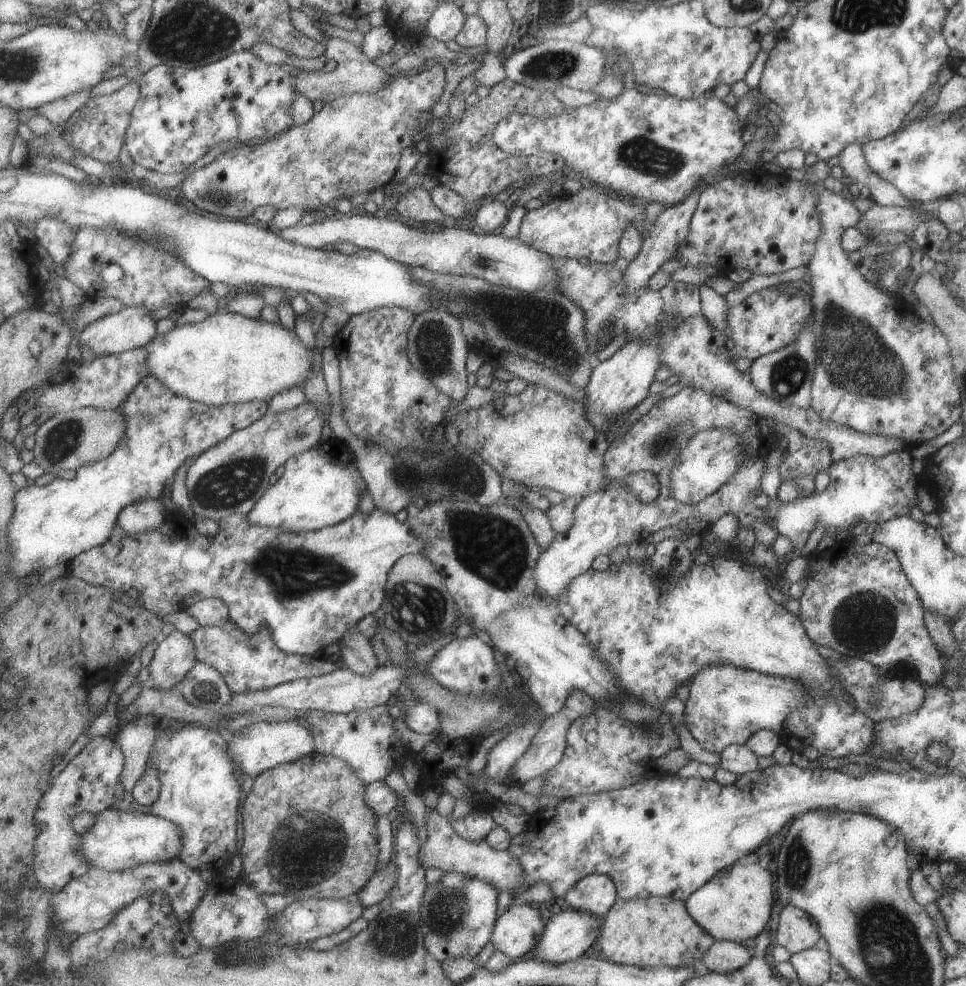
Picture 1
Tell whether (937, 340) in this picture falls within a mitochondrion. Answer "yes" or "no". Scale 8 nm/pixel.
no

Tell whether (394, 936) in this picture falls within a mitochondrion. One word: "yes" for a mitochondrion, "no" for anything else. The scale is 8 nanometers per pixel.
yes

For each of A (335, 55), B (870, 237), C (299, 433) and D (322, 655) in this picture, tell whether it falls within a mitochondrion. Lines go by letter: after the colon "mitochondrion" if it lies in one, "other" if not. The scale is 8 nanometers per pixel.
A: other
B: other
C: mitochondrion
D: other

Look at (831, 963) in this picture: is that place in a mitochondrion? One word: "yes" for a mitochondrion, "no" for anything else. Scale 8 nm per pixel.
no

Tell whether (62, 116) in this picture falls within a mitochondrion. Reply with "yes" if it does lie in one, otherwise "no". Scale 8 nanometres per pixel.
no

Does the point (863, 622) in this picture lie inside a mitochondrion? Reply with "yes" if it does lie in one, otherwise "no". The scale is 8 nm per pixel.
yes

